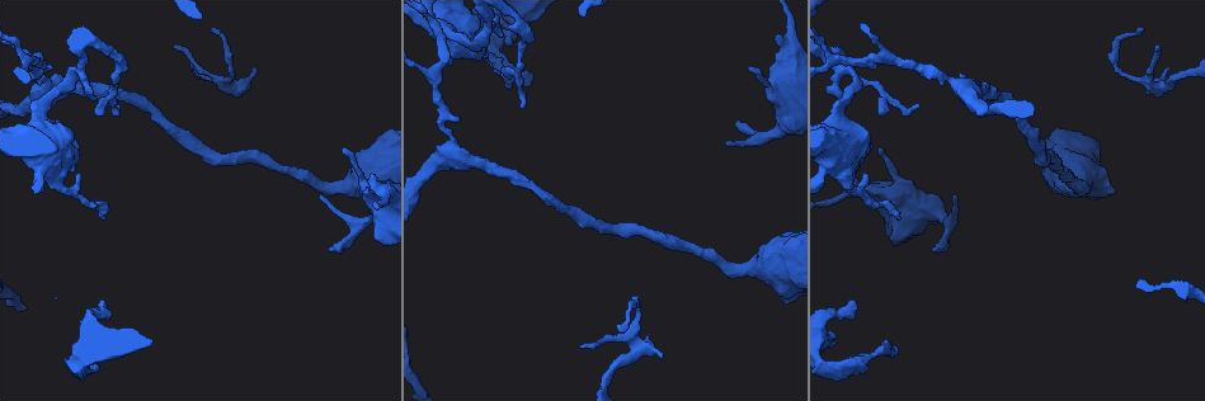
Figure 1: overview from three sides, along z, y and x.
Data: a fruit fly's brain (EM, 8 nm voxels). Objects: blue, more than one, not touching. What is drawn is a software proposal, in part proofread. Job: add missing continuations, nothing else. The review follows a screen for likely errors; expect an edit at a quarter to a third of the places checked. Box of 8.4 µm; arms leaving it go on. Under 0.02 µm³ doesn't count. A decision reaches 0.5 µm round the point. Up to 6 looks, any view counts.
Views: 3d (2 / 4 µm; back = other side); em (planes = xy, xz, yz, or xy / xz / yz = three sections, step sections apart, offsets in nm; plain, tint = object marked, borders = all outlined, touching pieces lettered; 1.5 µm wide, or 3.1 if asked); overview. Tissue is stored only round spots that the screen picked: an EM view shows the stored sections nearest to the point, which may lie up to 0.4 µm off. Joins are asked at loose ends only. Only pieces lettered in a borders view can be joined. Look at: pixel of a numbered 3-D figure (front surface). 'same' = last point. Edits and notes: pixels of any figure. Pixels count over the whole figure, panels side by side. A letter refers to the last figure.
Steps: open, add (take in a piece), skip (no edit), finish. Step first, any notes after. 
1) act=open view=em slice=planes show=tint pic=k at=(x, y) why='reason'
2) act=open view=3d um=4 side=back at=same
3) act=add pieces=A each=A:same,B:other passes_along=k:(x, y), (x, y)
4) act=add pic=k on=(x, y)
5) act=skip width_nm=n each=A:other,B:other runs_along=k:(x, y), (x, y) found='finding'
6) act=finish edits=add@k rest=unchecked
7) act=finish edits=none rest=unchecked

act=open view=3d um=2 pic=1 at=(531, 83) why='free end'

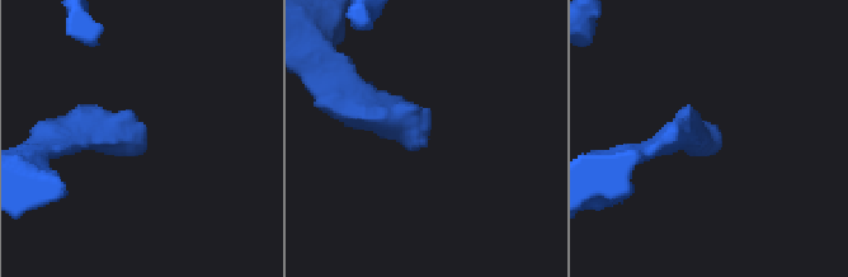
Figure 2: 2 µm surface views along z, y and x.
act=open view=em slice=planes show=borders pic=2 at=(139, 126)

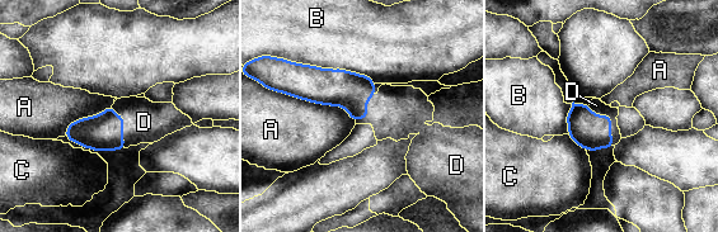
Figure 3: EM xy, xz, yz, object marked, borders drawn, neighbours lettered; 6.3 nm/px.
act=add pieces=D each=A:other,B:other,C:other,D:same found='it goes on there'

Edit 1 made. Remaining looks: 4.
act=open view=overview why='redraw'

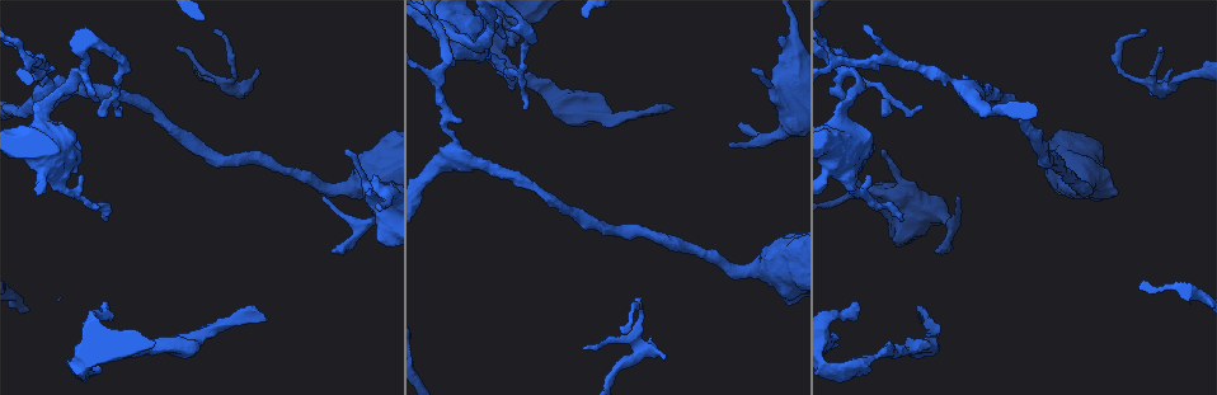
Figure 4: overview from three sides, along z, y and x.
act=open view=em slice=planes show=borders pic=4 at=(738, 123) why='free end'

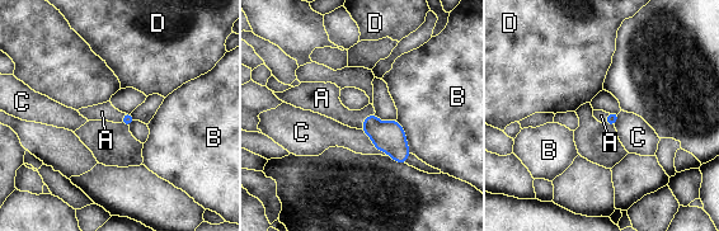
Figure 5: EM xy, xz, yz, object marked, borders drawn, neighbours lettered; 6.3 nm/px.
act=add pieces=A longest_contact=C:240nm each=A:same,B:other,C:other,D:other passes_along=5:(389, 136), (363, 121), (328, 104) found='it goes on there'

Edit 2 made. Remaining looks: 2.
act=finish edits=add@3,add@5 rest=unchecked

